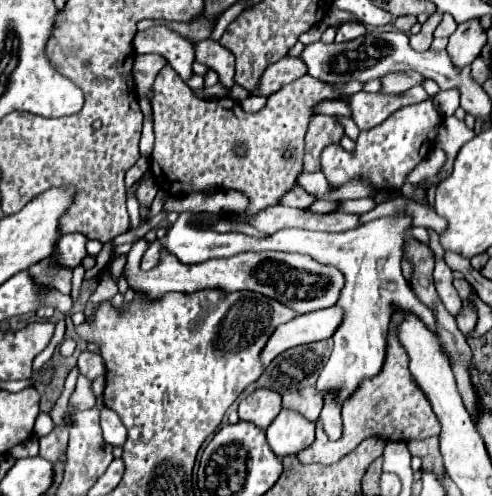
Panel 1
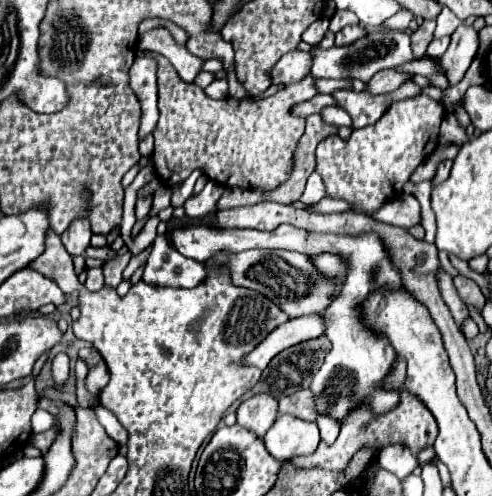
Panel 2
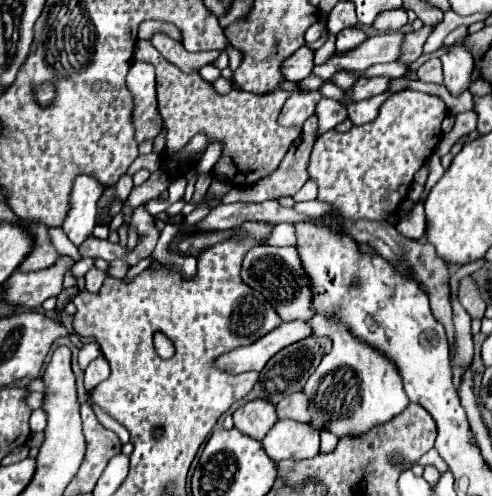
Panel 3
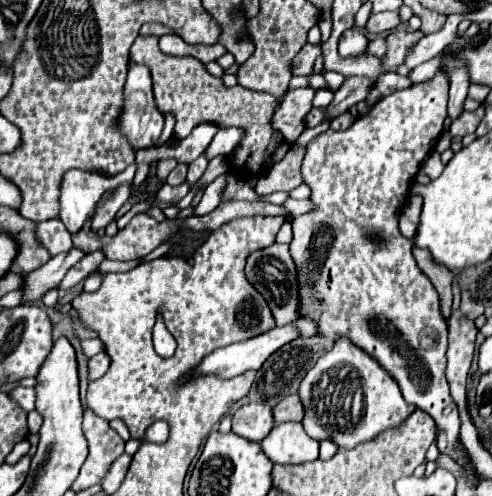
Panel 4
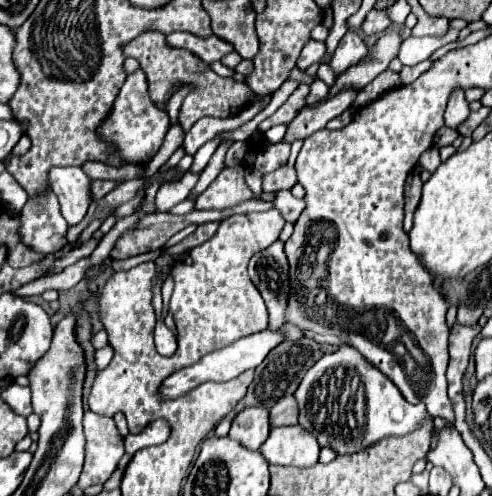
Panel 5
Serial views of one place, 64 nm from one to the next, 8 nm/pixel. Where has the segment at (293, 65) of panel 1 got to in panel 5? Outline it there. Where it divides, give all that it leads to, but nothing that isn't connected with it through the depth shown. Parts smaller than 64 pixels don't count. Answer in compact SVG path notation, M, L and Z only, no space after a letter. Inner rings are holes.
M310 40L310 42L304 46L304 50L302 50L302 54L300 54L298 62L296 62L296 68L304 72L304 70L306 70L310 64L320 62L324 54L326 54L326 46L324 46L324 42Z

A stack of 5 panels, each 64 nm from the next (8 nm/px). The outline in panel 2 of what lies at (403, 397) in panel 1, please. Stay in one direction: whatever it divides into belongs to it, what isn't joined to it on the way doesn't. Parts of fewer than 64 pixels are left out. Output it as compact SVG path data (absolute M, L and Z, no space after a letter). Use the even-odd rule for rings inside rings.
M396 356L396 364L392 366L392 372L388 372L388 380L384 380L384 388L392 388L400 392L400 404L396 408L392 408L392 412L386 412L384 416L372 416L372 410L368 408L368 404L360 404L360 408L352 408L352 414L348 414L342 420L342 430L340 436L334 444L324 444L320 442L320 446L316 448L316 452L312 456L296 456L290 462L296 468L326 468L326 470L344 470L350 462L350 458L362 448L362 446L370 446L370 448L384 448L388 444L404 444L412 450L412 454L420 454L424 448L432 446L436 436L438 436L438 426L436 420L432 416L432 412L424 406L424 402L420 402L418 398L410 396L410 392L404 388L404 376L406 376L406 364L404 360L400 360L400 356Z

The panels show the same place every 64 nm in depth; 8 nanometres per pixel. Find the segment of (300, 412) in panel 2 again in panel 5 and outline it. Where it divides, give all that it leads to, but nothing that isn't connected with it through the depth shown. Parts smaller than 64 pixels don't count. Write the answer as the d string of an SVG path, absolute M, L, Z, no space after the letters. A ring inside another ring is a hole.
M280 398L270 408L270 422L272 426L286 426L286 424L298 424L298 404L296 398Z

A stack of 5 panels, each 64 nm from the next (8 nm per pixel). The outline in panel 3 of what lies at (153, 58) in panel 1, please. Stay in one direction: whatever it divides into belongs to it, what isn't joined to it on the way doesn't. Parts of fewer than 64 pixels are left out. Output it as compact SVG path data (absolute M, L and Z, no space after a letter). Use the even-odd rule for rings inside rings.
M134 62L128 72L128 90L134 94L134 126L136 142L154 140L160 134L162 118L156 104L156 78L154 66L148 62Z

